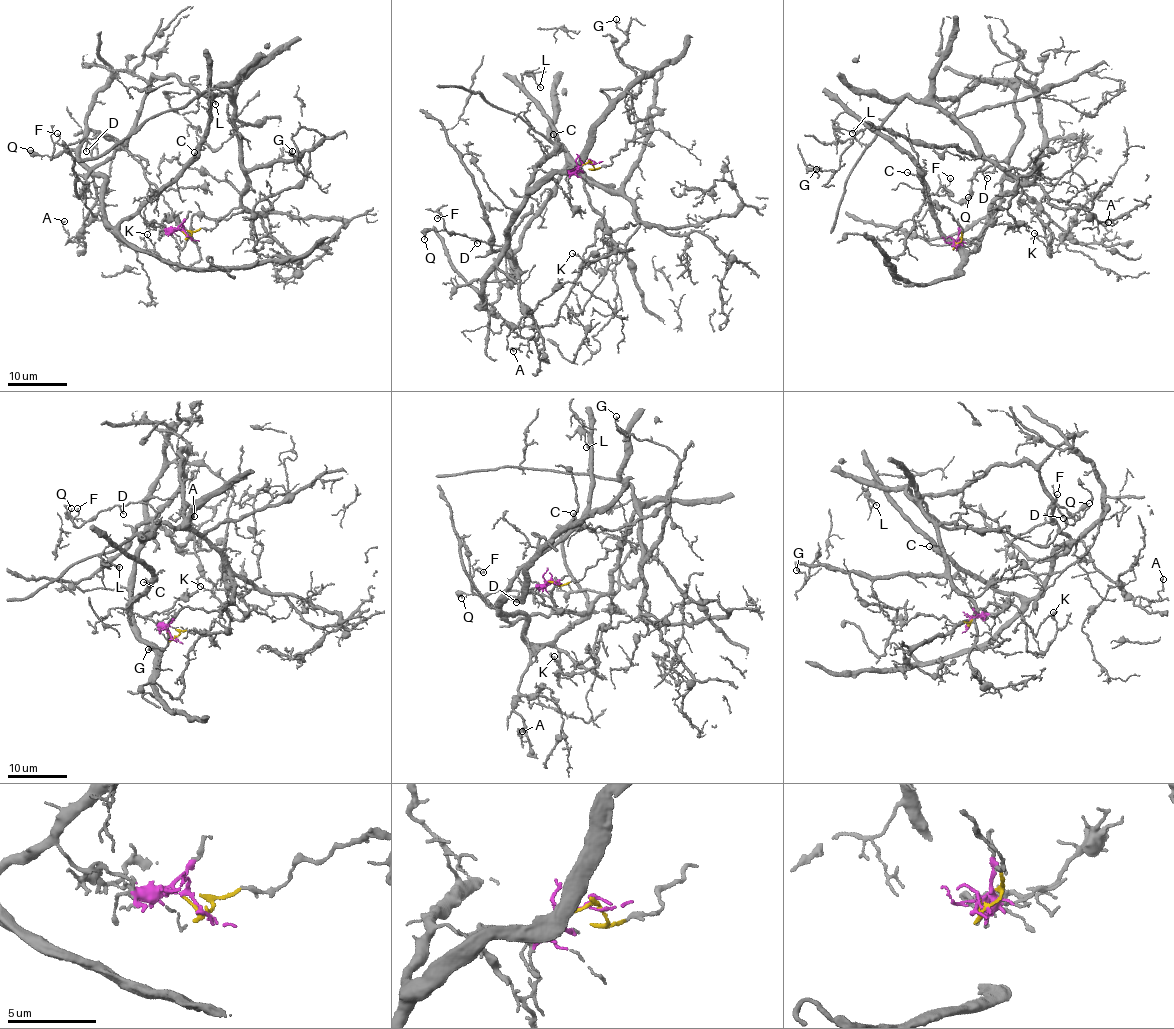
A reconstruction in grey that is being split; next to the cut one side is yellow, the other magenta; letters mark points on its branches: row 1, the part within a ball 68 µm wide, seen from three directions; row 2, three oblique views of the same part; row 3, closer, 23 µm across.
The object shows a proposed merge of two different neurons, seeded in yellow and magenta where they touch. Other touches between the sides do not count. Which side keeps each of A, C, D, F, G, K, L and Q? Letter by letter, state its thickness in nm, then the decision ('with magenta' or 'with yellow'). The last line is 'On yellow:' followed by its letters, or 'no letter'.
A: 180 nm | with magenta
C: 100 nm | with magenta
D: 100 nm | with yellow
F: 160 nm | with yellow
G: 190 nm | with yellow
K: 90 nm | with yellow
L: 130 nm | with magenta
Q: 160 nm | with yellow
On yellow: D, F, G, K, Q

